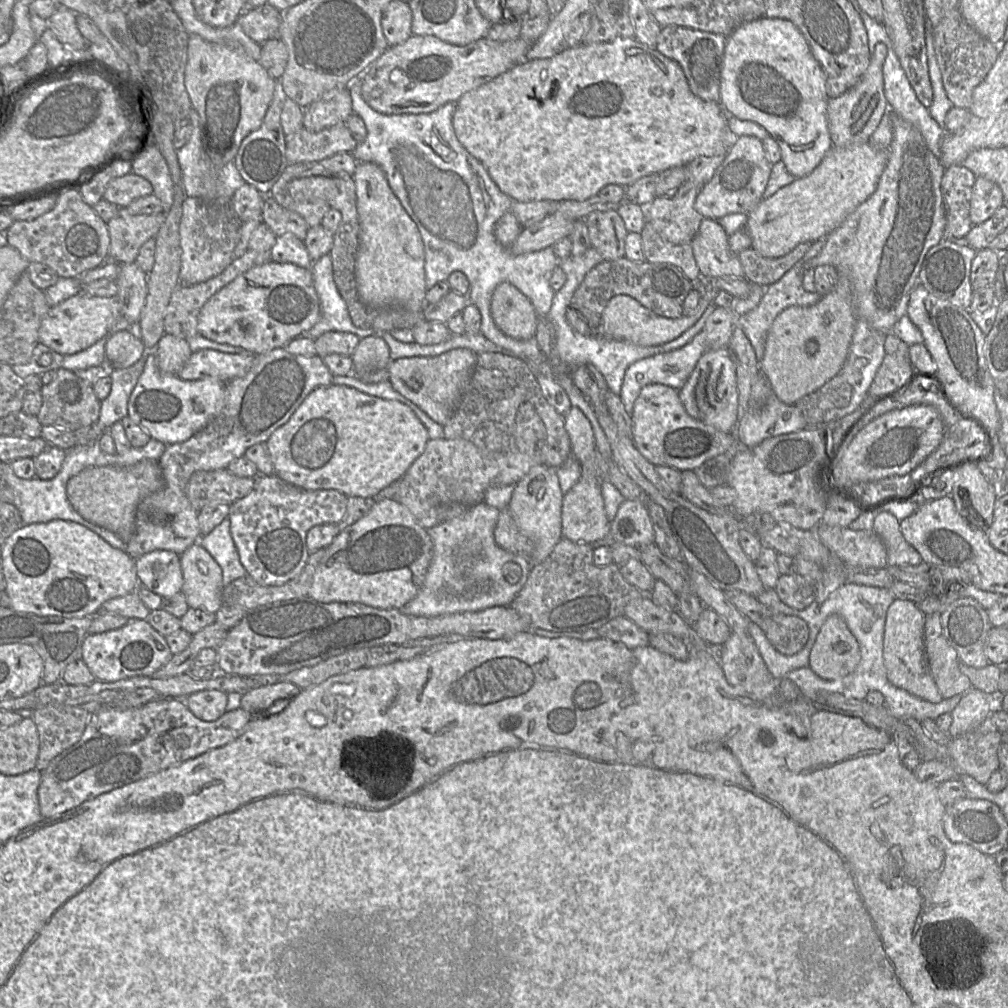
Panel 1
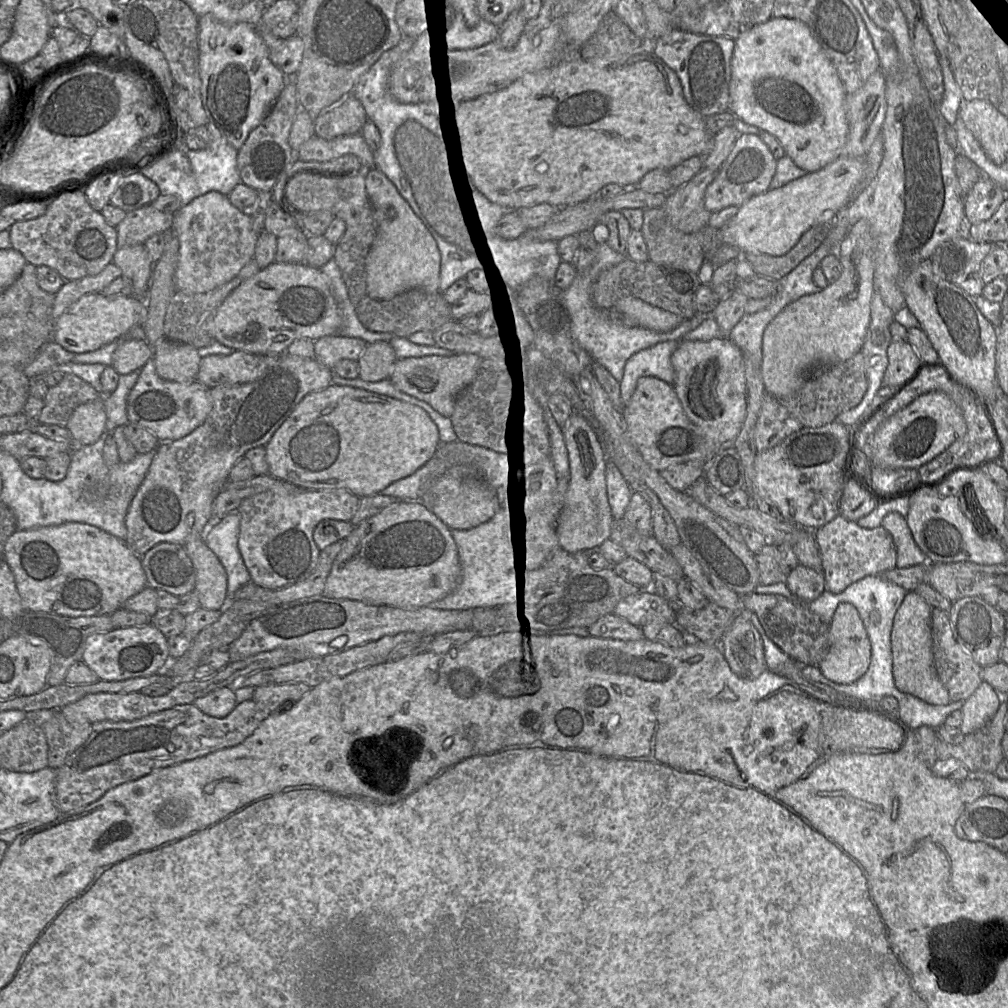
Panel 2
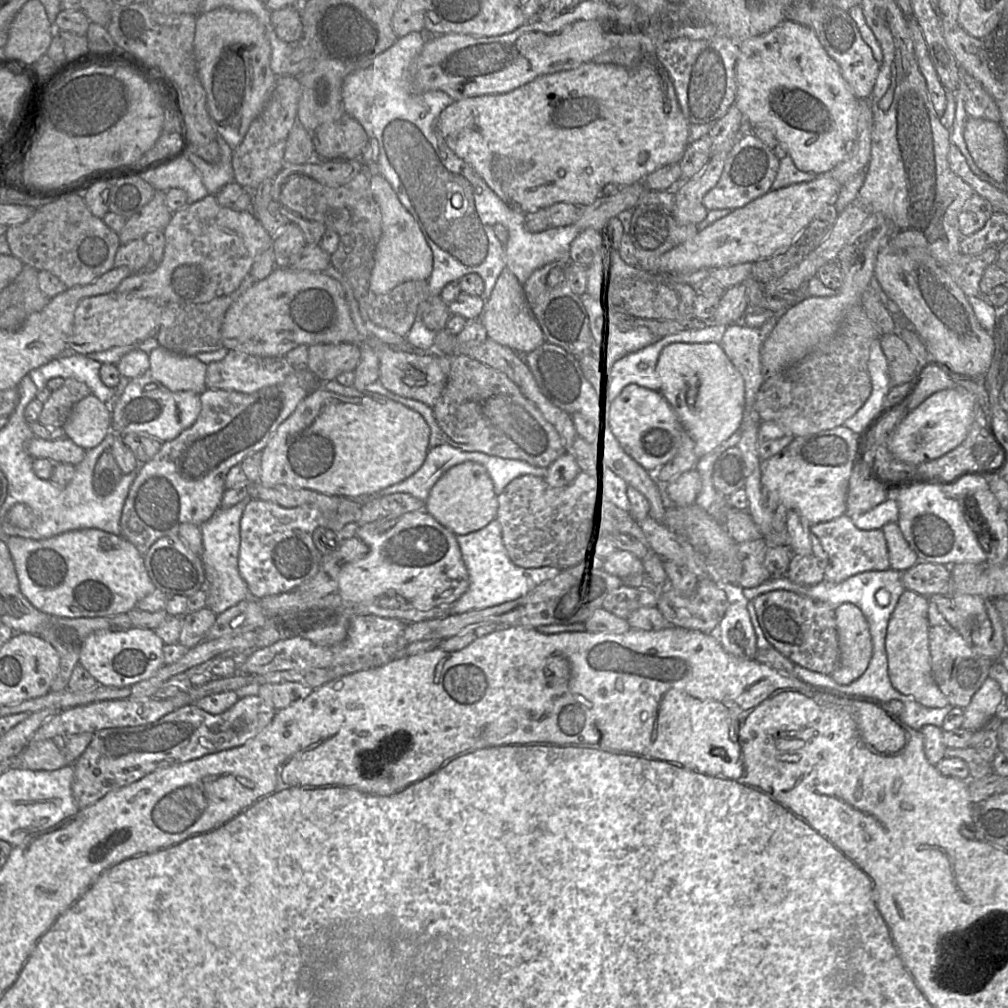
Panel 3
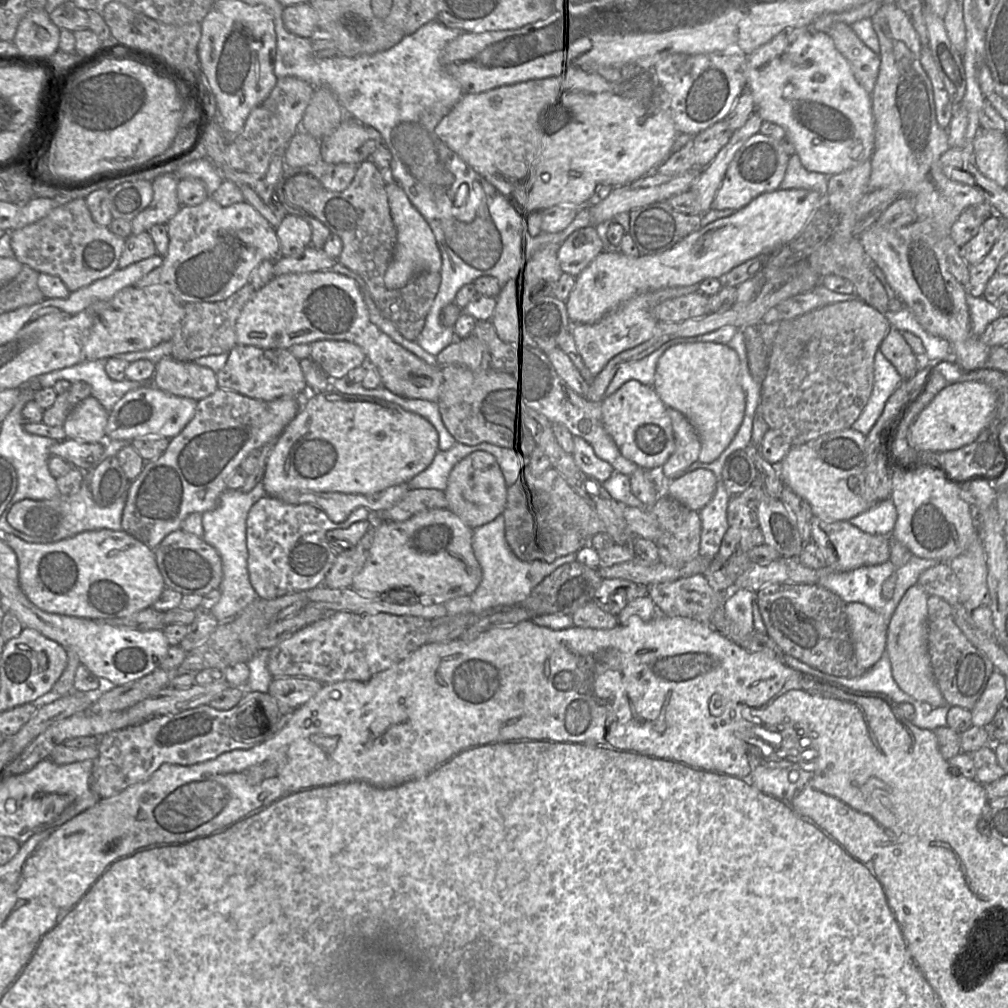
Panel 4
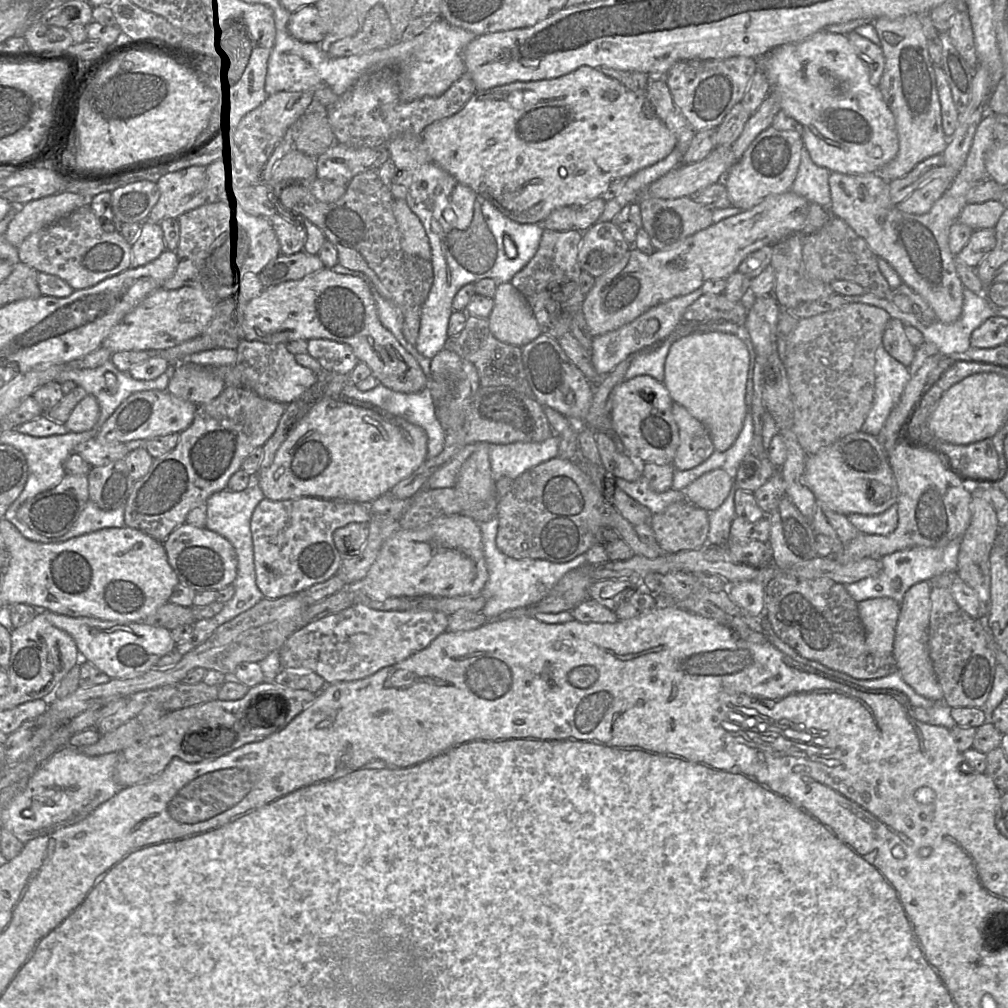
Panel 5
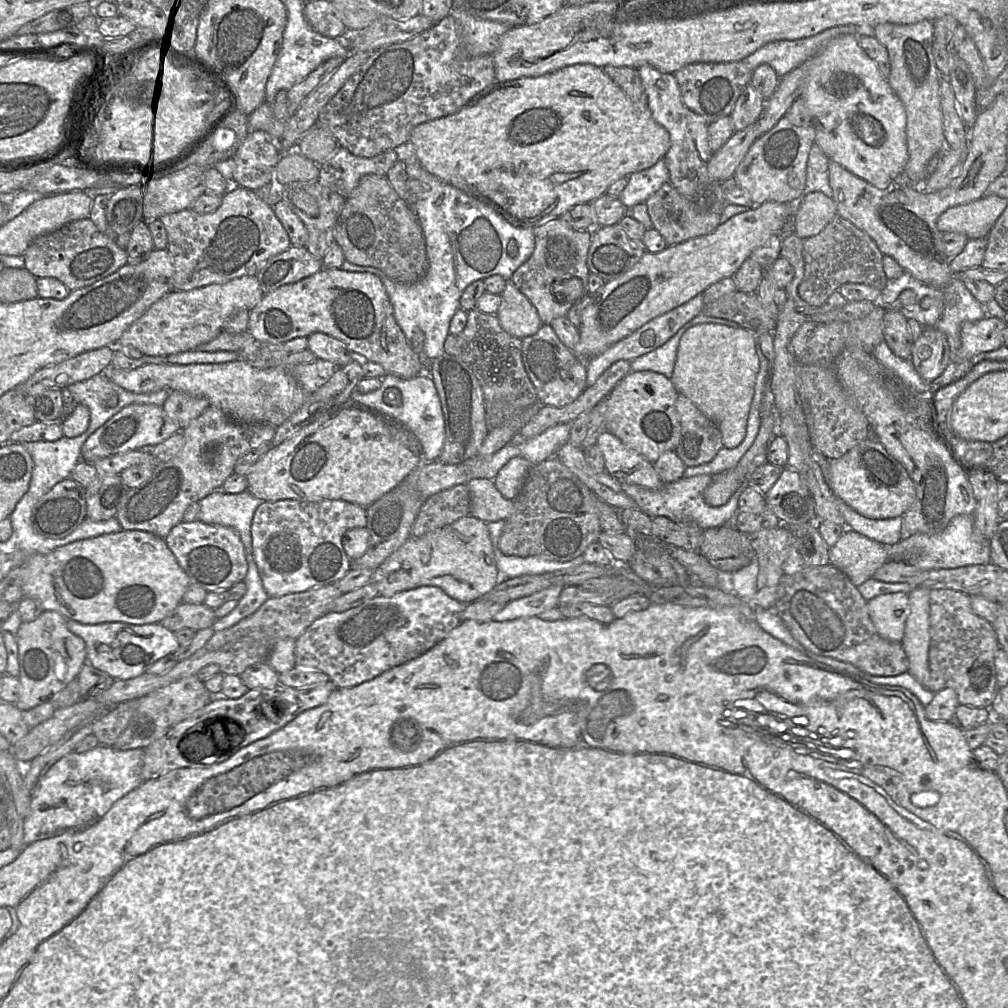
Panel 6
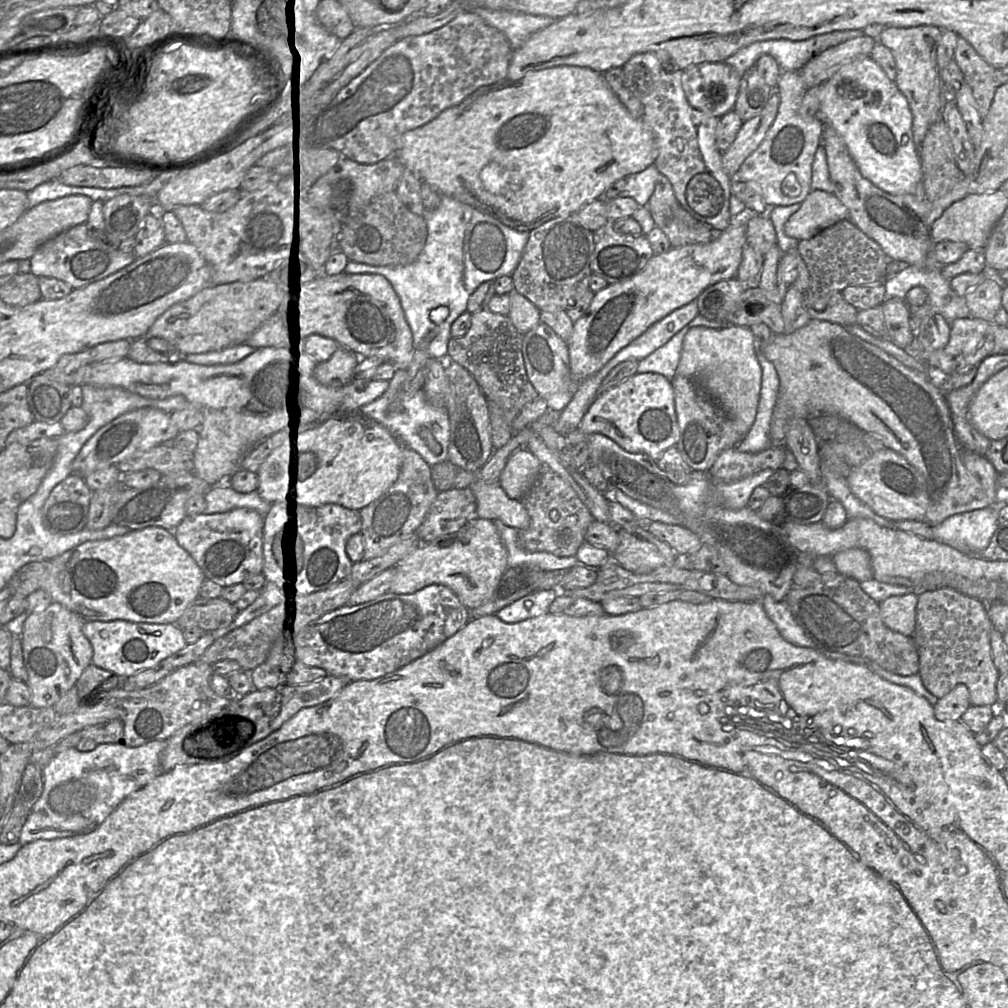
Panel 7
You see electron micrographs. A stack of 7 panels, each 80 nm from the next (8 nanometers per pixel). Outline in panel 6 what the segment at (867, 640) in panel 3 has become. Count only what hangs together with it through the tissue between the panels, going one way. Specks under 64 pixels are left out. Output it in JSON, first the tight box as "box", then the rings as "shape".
{"box":[868,593,910,642],"shape":[[[891,593],[868,600],[871,620],[878,634],[885,640],[901,642],[910,613],[906,593]]]}

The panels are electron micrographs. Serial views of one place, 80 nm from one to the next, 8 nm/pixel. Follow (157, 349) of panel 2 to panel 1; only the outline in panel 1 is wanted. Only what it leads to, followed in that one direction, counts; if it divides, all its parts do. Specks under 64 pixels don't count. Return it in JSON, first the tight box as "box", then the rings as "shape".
{"box":[154,334,192,375],"shape":[[[164,334],[154,349],[158,367],[163,373],[177,375],[192,355],[186,340]]]}

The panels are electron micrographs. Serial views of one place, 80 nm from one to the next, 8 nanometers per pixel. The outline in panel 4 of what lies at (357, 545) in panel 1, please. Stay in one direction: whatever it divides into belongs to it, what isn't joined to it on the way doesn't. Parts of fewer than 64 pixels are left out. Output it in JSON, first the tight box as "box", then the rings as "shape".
{"box":[351,509,482,602],"shape":[[[433,509],[412,516],[408,520],[402,522],[386,521],[373,525],[373,542],[369,551],[368,558],[362,569],[354,576],[351,588],[357,592],[373,593],[384,596],[386,599],[390,597],[400,596],[410,602],[406,597],[428,596],[433,602],[441,602],[460,596],[470,596],[479,586],[482,580],[482,569],[477,561],[472,548],[473,529],[467,526],[456,514],[448,509]]]}

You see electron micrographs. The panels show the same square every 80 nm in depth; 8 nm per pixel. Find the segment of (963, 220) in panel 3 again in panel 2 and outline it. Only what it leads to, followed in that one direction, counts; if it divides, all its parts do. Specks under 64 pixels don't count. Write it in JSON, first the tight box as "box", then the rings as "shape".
{"box":[964,177,1005,232],"shape":[[[982,177],[964,199],[964,231],[968,232],[972,225],[987,221],[1005,199],[1003,192],[994,183]]]}

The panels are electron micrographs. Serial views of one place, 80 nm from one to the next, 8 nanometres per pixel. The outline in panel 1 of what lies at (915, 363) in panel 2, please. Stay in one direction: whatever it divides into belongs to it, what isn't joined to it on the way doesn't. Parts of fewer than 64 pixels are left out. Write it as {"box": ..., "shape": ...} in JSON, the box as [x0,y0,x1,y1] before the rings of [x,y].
{"box":[868,354,914,400],"shape":[[[886,354],[868,389],[868,395],[874,396],[875,400],[898,393],[907,387],[914,371],[909,358]]]}

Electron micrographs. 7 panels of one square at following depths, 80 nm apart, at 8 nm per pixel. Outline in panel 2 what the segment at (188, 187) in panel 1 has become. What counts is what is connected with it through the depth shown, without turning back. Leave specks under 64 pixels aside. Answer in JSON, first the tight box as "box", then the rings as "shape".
{"box":[173,122,241,196],"shape":[[[210,122],[204,126],[192,128],[185,134],[183,132],[183,144],[177,137],[177,145],[173,149],[182,151],[188,158],[193,170],[200,194],[218,192],[228,196],[231,191],[241,184],[241,178],[237,169],[237,151],[220,134],[219,130]]]}

